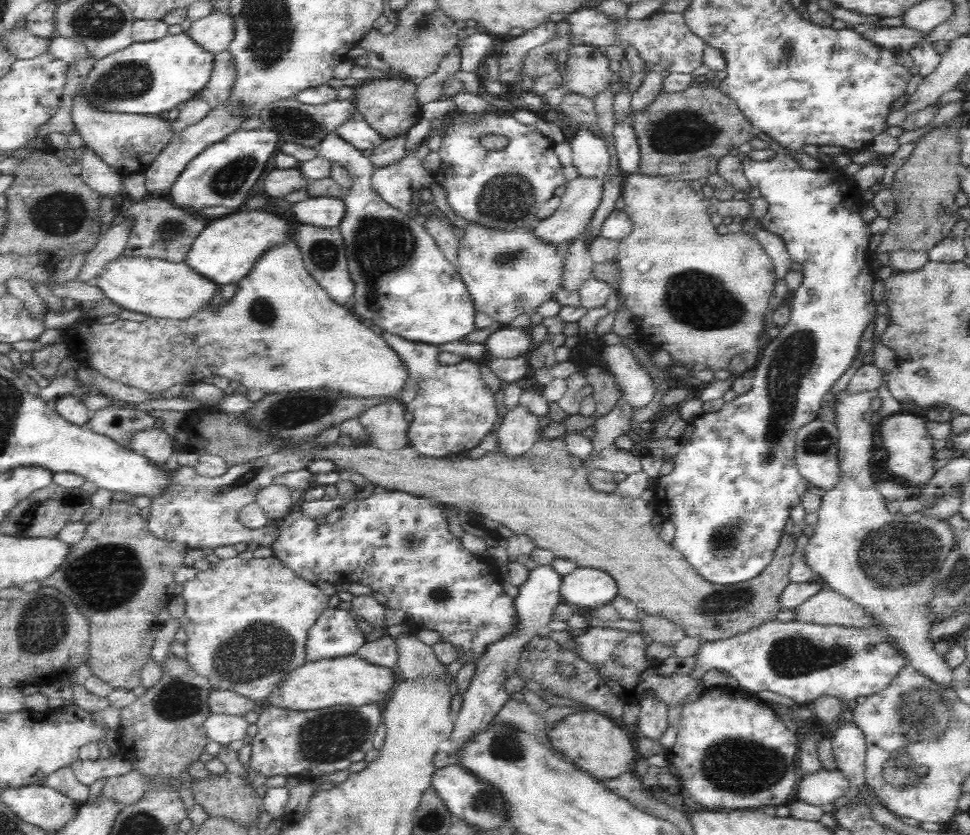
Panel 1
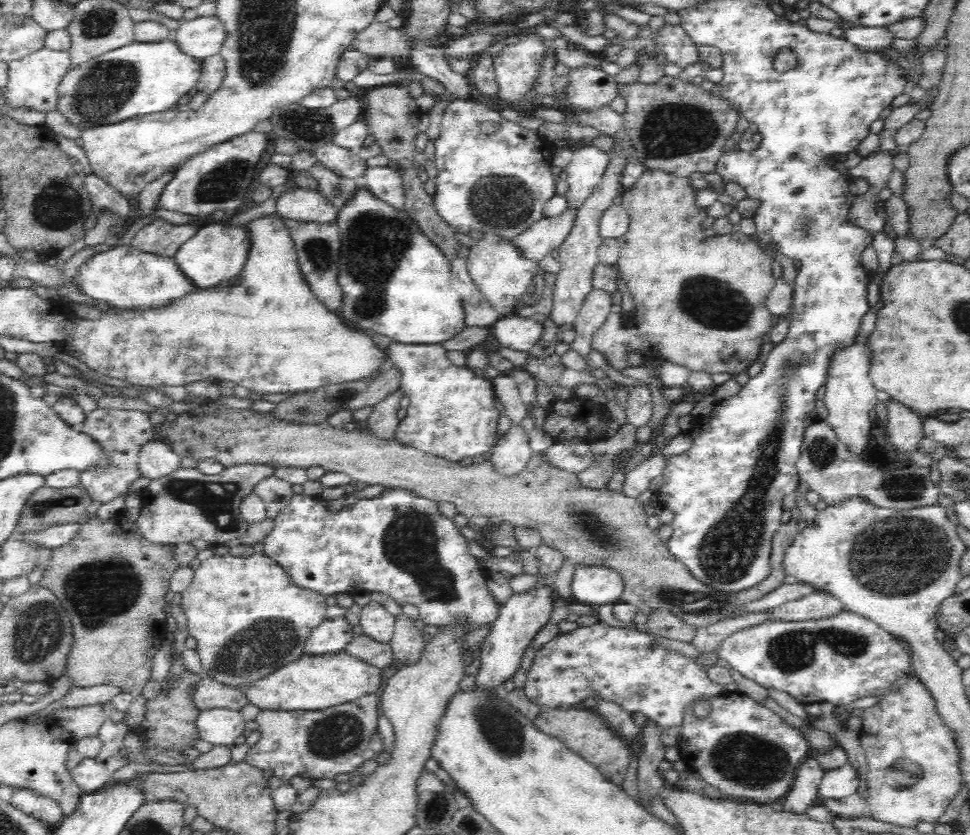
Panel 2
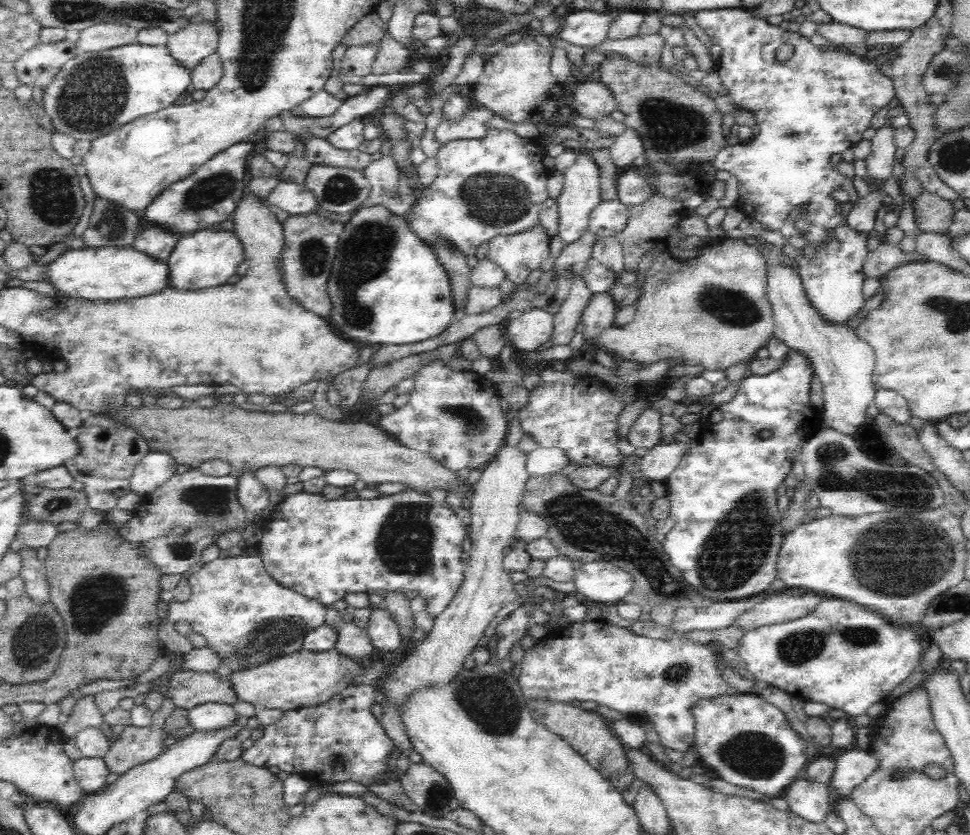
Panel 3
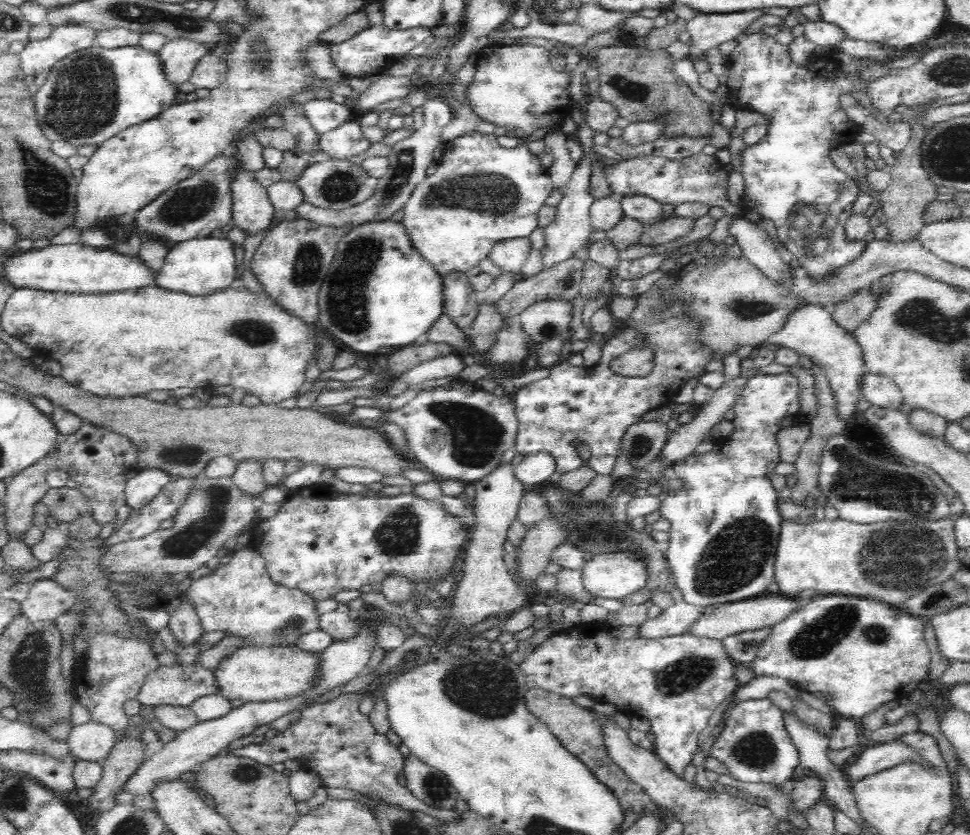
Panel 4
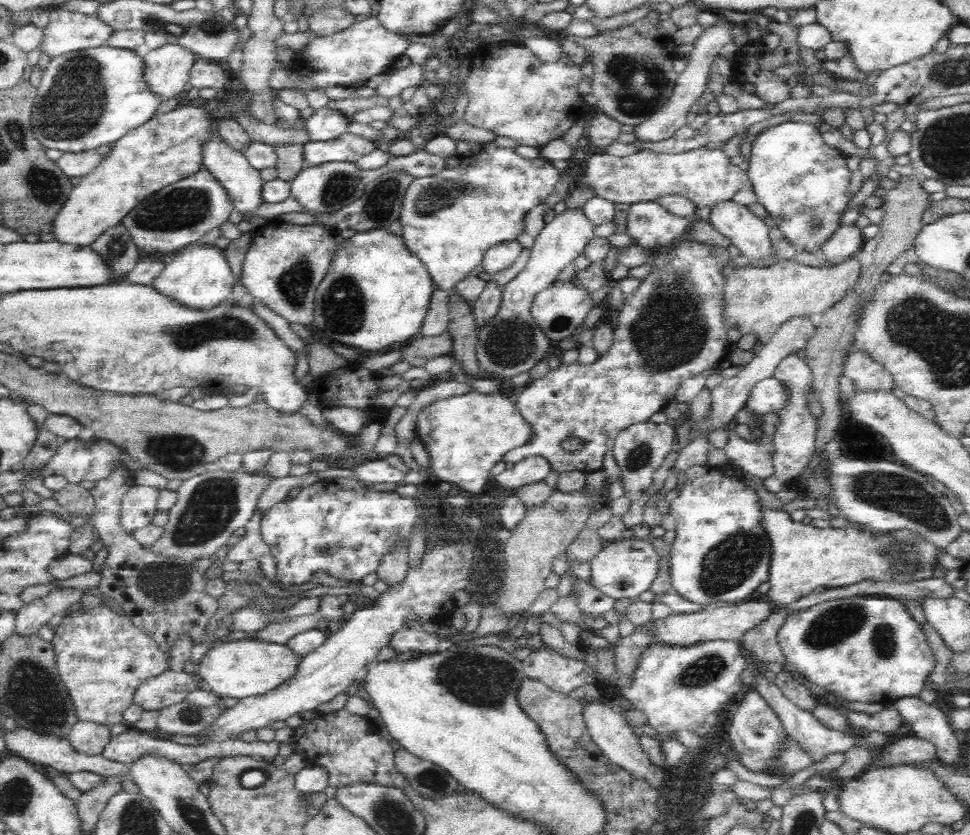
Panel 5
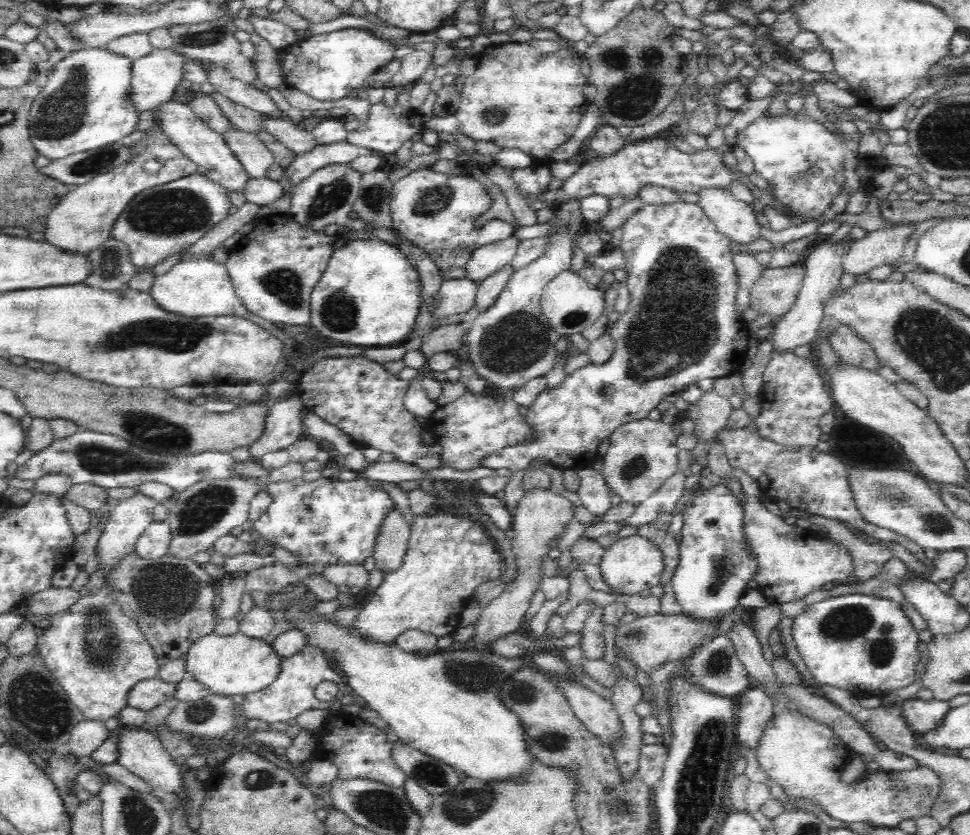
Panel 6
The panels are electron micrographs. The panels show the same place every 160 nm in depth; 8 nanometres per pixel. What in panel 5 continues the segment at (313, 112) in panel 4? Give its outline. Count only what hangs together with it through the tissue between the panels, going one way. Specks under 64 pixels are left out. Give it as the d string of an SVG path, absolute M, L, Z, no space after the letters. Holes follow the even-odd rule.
M321 107L306 120L305 130L310 141L325 142L347 132L351 119L338 110Z

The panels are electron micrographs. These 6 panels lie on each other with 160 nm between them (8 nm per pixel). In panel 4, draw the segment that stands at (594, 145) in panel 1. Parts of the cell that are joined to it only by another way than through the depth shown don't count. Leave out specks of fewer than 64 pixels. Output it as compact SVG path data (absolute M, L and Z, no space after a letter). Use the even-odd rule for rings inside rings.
M584 130L582 142L579 143L582 146L582 158L576 164L574 173L570 180L568 180L568 184L564 186L562 200L555 206L554 222L544 229L546 248L541 252L544 268L550 268L552 264L572 258L574 250L584 247L589 235L593 232L589 215L590 207L595 201L590 188L595 157L593 156L592 132Z

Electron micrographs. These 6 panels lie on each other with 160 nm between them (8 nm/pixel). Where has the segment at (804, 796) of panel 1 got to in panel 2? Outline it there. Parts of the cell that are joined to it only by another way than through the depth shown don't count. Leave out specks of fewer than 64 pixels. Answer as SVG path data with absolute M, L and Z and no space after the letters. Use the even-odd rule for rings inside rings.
M848 762L844 766L825 771L816 793L819 800L837 801L856 793L856 788L858 788L858 775Z

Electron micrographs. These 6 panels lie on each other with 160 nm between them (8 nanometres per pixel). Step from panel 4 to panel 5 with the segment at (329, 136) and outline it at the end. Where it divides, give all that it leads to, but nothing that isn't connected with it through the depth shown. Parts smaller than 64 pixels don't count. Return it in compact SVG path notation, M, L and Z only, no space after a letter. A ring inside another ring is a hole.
M349 131L333 140L309 141L303 145L306 161L310 162L311 166L319 166L326 162L356 163L376 148L378 148L377 144Z

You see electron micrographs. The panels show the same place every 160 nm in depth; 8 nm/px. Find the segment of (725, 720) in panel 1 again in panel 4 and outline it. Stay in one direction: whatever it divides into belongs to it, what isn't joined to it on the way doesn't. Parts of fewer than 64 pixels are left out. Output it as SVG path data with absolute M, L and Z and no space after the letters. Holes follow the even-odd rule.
M768 699L744 700L732 708L730 717L724 722L724 728L719 732L709 750L709 756L716 758L726 766L728 773L738 782L750 784L780 785L788 782L800 762L798 749L795 747L790 733L787 731L783 712Z

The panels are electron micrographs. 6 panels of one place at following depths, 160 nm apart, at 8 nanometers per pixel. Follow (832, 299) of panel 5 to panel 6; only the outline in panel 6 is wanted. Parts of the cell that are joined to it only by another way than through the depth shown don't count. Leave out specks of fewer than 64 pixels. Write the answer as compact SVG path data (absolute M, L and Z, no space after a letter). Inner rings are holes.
M896 226L869 232L867 237L854 240L849 252L844 255L842 274L856 277L876 266L891 264L900 258L907 238L915 226ZM804 262L782 266L782 268L767 266L760 272L760 276L752 282L752 286L748 288L748 297L750 297L750 304L748 305L750 305L750 309L756 313L756 316L767 314L771 318L770 324L776 324L794 306L804 279Z

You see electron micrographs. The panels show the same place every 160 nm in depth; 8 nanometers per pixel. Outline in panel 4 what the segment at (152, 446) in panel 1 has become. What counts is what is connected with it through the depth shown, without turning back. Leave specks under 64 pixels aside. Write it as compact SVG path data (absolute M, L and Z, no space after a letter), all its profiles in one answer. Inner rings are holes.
M142 468L125 484L126 504L132 510L146 506L170 482L170 474L159 468Z

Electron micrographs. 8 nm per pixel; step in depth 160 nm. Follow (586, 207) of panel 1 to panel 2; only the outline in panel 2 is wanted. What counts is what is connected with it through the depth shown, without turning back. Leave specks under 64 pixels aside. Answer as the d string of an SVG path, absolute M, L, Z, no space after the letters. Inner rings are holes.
M566 206L566 210L552 218L542 218L532 224L520 236L514 238L514 245L532 260L542 260L551 250L559 249L574 228L579 206Z

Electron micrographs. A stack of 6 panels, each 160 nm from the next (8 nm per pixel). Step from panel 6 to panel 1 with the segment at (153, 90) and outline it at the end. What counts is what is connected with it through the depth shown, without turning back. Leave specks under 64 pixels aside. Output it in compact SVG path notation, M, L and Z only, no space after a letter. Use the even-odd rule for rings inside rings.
M227 7L213 10L208 16L193 22L186 33L196 44L215 55L228 51L235 30L235 20Z

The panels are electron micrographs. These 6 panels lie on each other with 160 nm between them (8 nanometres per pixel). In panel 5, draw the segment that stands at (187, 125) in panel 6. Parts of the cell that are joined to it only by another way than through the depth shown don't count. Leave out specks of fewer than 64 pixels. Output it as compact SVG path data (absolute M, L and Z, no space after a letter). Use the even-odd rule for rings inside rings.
M218 134L212 136L212 140L208 140L205 149L203 166L224 186L233 204L233 209L236 210L236 212L240 212L243 218L255 216L262 204L265 203L262 196L263 184L265 182L262 180L259 171L250 165L246 156L233 150L230 145L223 142Z

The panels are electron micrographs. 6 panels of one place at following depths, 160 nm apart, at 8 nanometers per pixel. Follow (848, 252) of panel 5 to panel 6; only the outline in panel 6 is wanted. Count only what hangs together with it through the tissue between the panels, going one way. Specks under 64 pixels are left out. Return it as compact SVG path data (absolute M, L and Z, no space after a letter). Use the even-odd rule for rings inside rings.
M822 239L816 243L812 252L803 259L805 265L805 279L798 293L797 301L776 324L773 325L770 340L772 350L776 353L793 352L798 346L810 345L818 336L822 318L825 316L824 307L827 300L838 286L842 274L842 261L846 255L846 242L828 243Z

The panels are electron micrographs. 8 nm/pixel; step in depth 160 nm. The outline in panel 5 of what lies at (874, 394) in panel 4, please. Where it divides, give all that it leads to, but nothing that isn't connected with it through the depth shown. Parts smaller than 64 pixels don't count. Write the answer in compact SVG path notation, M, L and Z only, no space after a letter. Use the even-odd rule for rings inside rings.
M851 349L844 363L844 375L862 392L893 393L894 378L866 353Z

